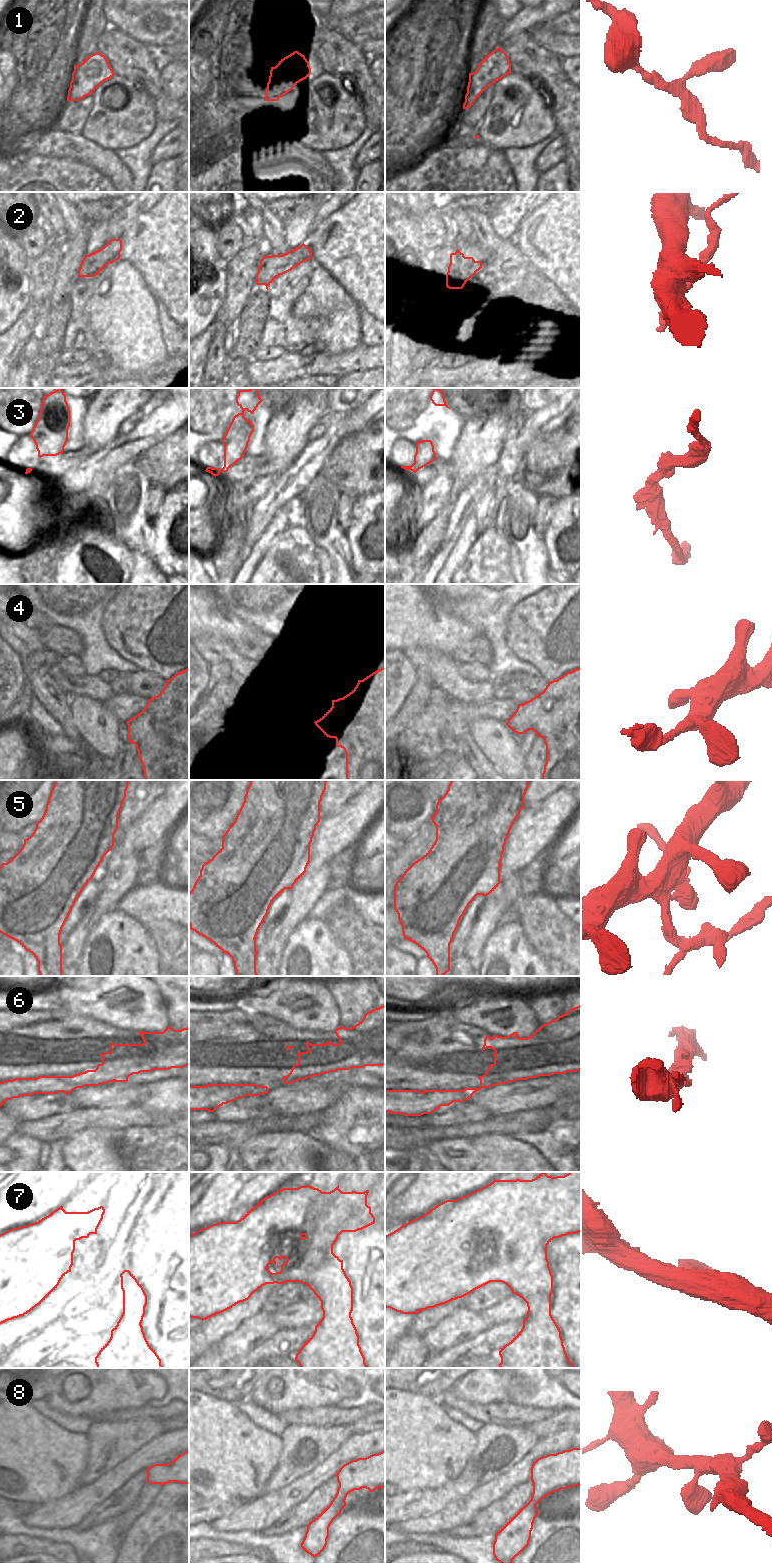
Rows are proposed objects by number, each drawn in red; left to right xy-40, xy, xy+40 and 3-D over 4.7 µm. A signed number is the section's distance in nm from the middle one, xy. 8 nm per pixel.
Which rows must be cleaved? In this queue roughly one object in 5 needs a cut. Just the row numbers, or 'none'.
5, 6.

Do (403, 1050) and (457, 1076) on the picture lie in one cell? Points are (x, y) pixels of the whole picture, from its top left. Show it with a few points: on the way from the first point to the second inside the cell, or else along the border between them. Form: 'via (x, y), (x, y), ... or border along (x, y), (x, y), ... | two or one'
via (418, 1055), (425, 1055), (436, 1072), (442, 1073) | one

